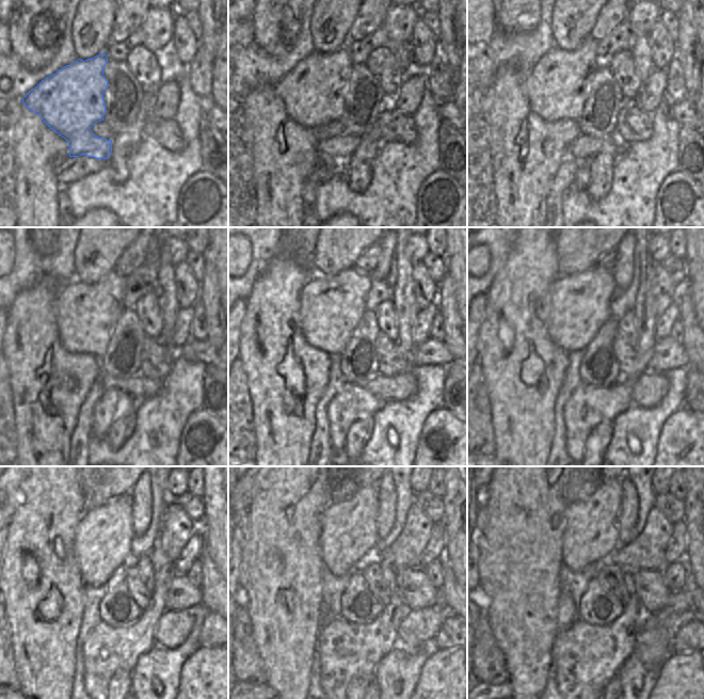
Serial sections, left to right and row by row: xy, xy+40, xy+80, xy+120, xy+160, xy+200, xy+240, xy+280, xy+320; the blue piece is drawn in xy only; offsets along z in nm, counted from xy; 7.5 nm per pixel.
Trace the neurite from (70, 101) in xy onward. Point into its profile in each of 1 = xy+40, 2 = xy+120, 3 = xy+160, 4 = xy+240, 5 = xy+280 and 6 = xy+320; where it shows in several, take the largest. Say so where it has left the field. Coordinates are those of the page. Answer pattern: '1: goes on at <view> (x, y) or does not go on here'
1: goes on at xy+40 (314, 93)
2: goes on at xy+120 (86, 315)
3: goes on at xy+160 (331, 307)
4: goes on at xy+240 (104, 536)
5: goes on at xy+280 (349, 536)
6: goes on at xy+320 (590, 535)

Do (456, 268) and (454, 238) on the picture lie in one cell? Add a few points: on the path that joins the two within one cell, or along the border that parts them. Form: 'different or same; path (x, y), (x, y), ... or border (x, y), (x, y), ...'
same; path (456, 260), (456, 245)

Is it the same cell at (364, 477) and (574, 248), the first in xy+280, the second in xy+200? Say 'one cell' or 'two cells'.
one cell

